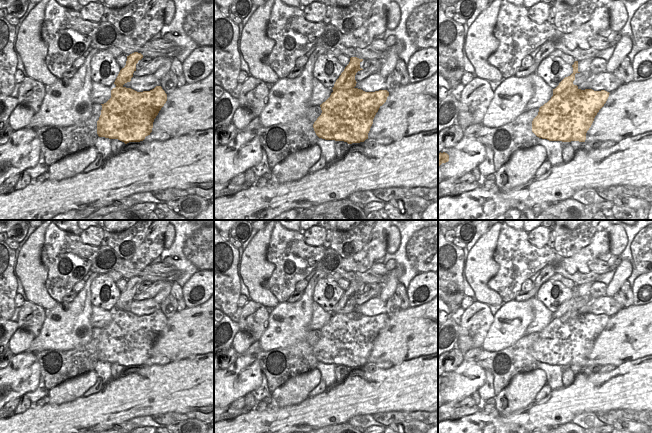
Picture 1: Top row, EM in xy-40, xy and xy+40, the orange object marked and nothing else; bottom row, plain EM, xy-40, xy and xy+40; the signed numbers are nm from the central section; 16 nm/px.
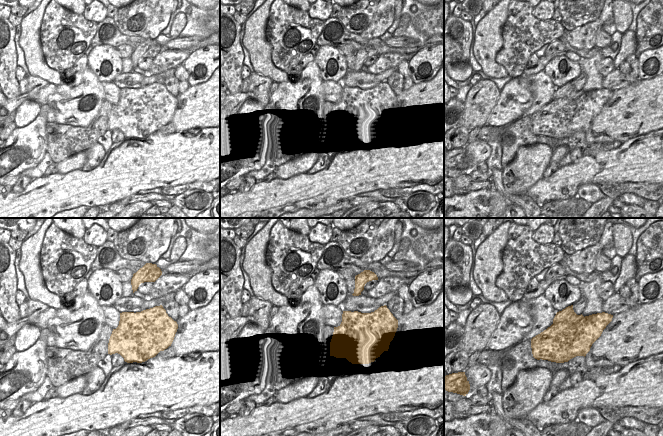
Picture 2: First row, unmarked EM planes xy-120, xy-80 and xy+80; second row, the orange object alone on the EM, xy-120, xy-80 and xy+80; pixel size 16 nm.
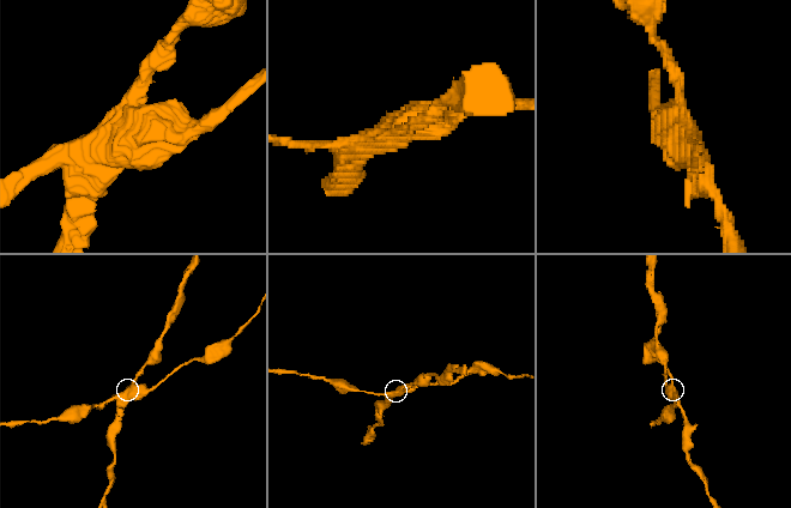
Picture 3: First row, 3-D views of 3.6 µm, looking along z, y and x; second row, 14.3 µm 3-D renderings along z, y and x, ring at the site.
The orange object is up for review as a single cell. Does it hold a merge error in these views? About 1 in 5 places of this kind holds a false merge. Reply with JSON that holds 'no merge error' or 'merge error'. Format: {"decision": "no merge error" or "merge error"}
{"decision": "merge error"}

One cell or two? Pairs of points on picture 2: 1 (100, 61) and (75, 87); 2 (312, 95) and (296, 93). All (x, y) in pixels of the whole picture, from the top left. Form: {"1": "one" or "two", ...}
{"1": "two", "2": "one"}

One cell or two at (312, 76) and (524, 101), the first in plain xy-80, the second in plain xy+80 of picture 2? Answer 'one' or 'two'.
one

